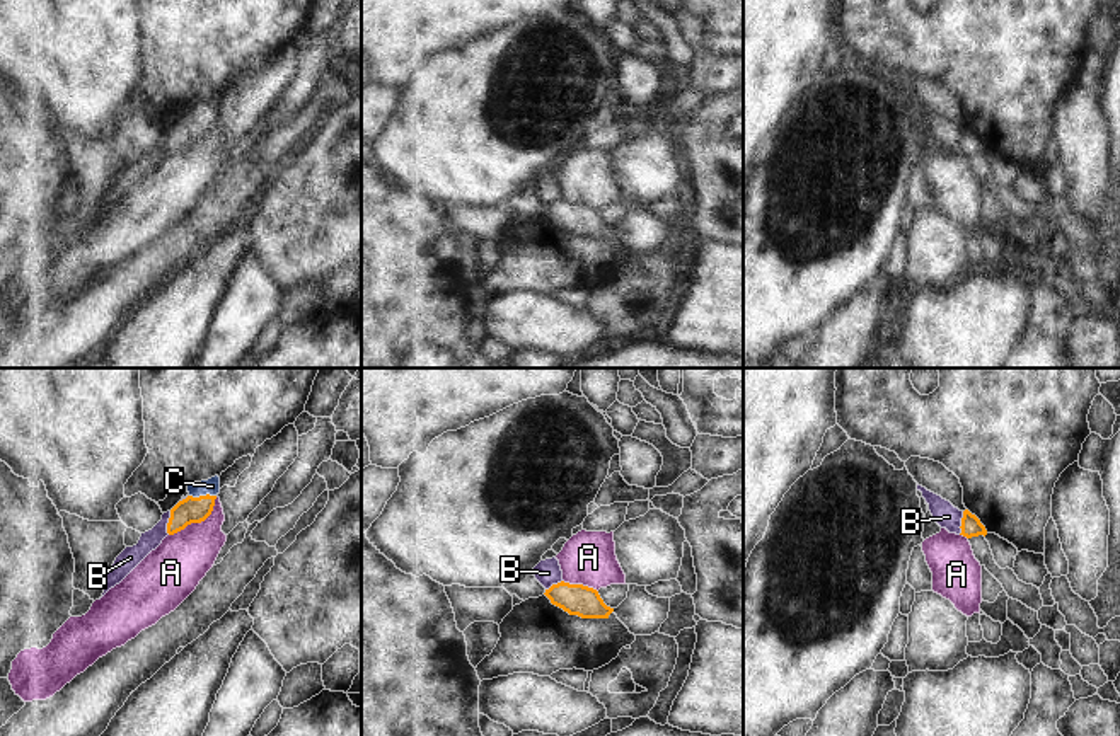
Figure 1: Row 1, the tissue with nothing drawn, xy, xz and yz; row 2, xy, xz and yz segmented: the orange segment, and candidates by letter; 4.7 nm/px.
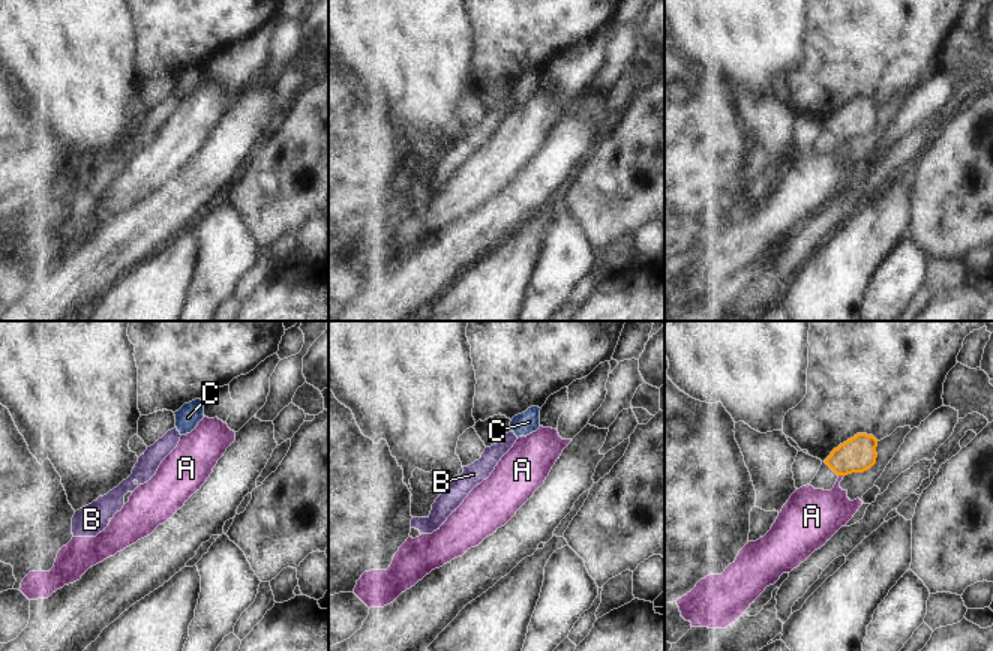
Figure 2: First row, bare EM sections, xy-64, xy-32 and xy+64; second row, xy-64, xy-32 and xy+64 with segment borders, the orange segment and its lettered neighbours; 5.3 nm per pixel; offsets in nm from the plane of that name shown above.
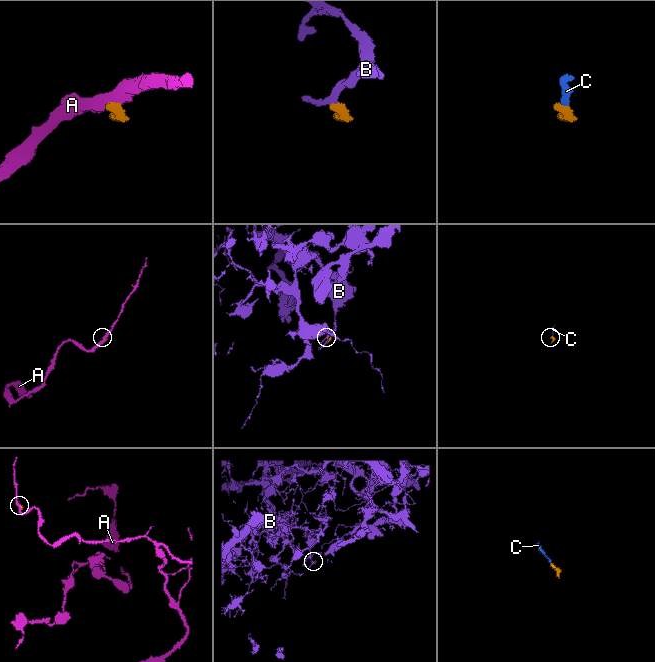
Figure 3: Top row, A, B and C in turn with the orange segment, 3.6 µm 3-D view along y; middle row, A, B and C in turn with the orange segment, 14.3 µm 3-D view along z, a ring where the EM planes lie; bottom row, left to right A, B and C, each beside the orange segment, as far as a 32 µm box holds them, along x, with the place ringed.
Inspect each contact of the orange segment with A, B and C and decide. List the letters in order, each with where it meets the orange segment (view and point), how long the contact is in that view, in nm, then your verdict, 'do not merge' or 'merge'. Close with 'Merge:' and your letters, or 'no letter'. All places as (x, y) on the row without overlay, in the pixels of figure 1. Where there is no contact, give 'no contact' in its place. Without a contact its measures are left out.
A: contact xy (198, 140); length 300 nm; do not merge
B: contact xy (167, 142); length 110 nm; do not merge
C: contact xy (203, 114); length 130 nm; merge
Merge: C

